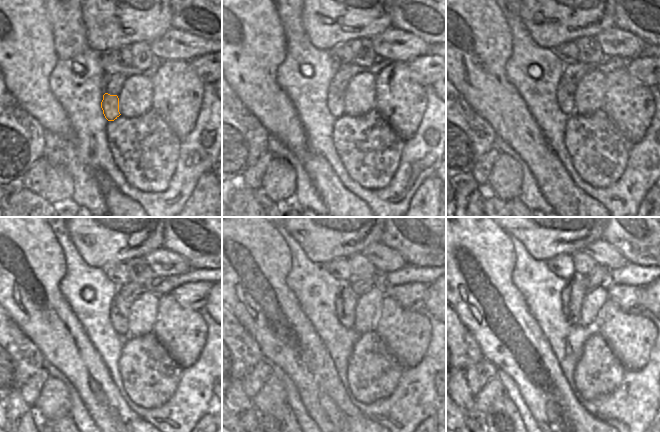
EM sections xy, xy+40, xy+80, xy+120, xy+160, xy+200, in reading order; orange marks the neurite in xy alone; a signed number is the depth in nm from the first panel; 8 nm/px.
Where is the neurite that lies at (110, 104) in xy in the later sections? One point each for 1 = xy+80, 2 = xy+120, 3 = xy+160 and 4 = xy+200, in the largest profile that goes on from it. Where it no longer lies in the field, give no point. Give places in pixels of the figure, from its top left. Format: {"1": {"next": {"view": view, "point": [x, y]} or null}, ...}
{"1": {"next": {"view": "xy+80", "point": [565, 101]}}, "2": {"next": {"view": "xy+120", "point": [119, 312]}}, "3": {"next": {"view": "xy+160", "point": [345, 304]}}, "4": {"next": {"view": "xy+200", "point": [572, 297]}}}

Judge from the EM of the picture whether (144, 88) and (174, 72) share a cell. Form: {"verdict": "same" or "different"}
{"verdict": "different"}

